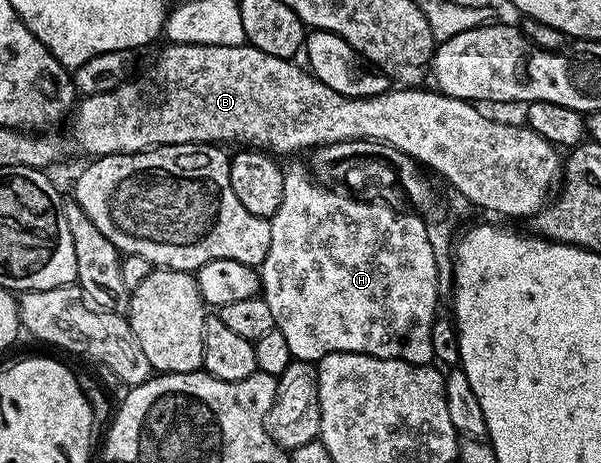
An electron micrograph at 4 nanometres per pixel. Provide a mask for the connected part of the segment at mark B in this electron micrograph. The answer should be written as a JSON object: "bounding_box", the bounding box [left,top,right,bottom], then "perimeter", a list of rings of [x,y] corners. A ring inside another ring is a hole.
{"bounding_box":[69,43,560,219],"perimeter":[[[167,43],[164,46],[140,77],[132,76],[113,91],[83,97],[74,106],[69,117],[71,137],[81,152],[88,153],[88,158],[140,153],[159,145],[227,143],[223,141],[247,141],[243,143],[275,155],[295,153],[298,149],[311,151],[320,145],[342,141],[377,141],[380,146],[401,151],[420,166],[440,173],[456,189],[454,192],[474,208],[476,205],[503,217],[524,219],[548,204],[560,180],[560,150],[537,135],[537,131],[523,123],[506,125],[503,121],[494,121],[479,110],[482,108],[478,104],[450,97],[434,88],[392,87],[376,97],[346,97],[333,91],[333,87],[325,87],[325,83],[317,80],[302,64],[294,65],[296,62],[286,57],[265,55],[265,51],[252,45]]]}

